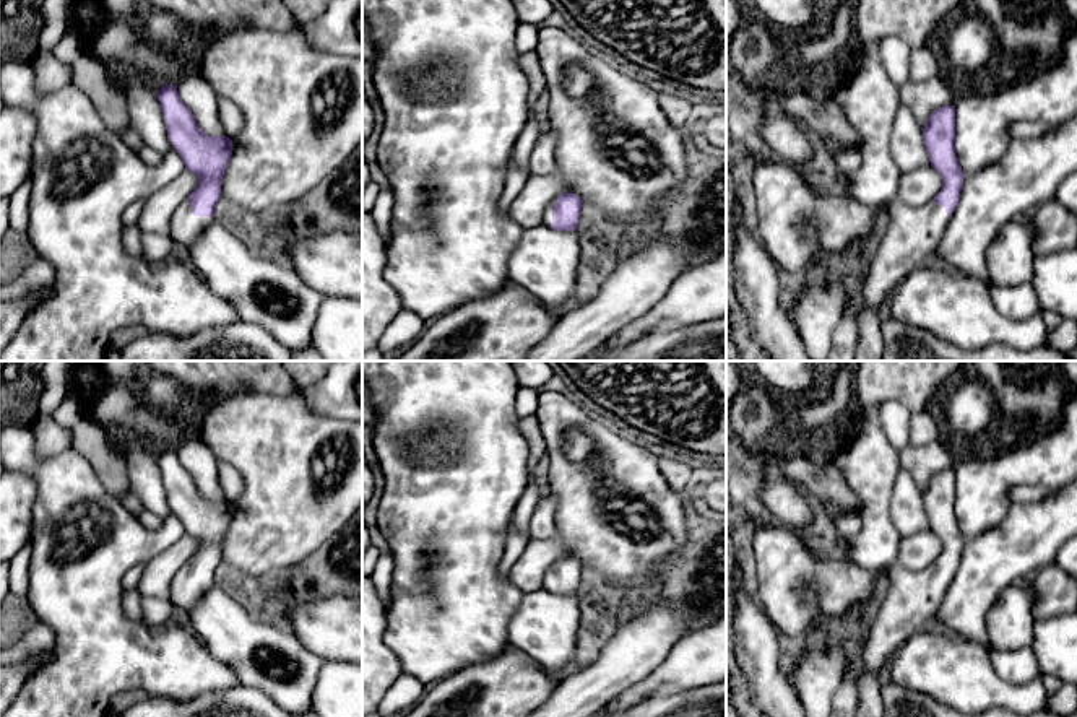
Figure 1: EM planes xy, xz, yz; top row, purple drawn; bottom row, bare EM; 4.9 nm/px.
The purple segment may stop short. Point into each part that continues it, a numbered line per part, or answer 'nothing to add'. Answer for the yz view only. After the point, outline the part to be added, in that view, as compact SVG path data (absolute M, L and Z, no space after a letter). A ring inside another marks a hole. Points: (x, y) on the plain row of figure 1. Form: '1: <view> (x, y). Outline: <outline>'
1: yz (869, 465). Outline: M877 431L856 432L848 447L840 452L838 467L843 470L845 481L861 501L863 527L858 535L850 538L848 558L864 569L879 571L889 580L884 602L876 605L876 618L861 663L856 665L853 673L859 691L856 717L884 717L879 671L890 662L900 645L913 634L931 626L952 580L934 564L924 571L908 571L898 564L900 535L892 522L890 506L892 489L902 465L897 450L890 447L885 436Z

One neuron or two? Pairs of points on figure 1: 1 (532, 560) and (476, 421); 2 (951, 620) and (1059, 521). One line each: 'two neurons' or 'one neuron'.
1: two neurons
2: one neuron

